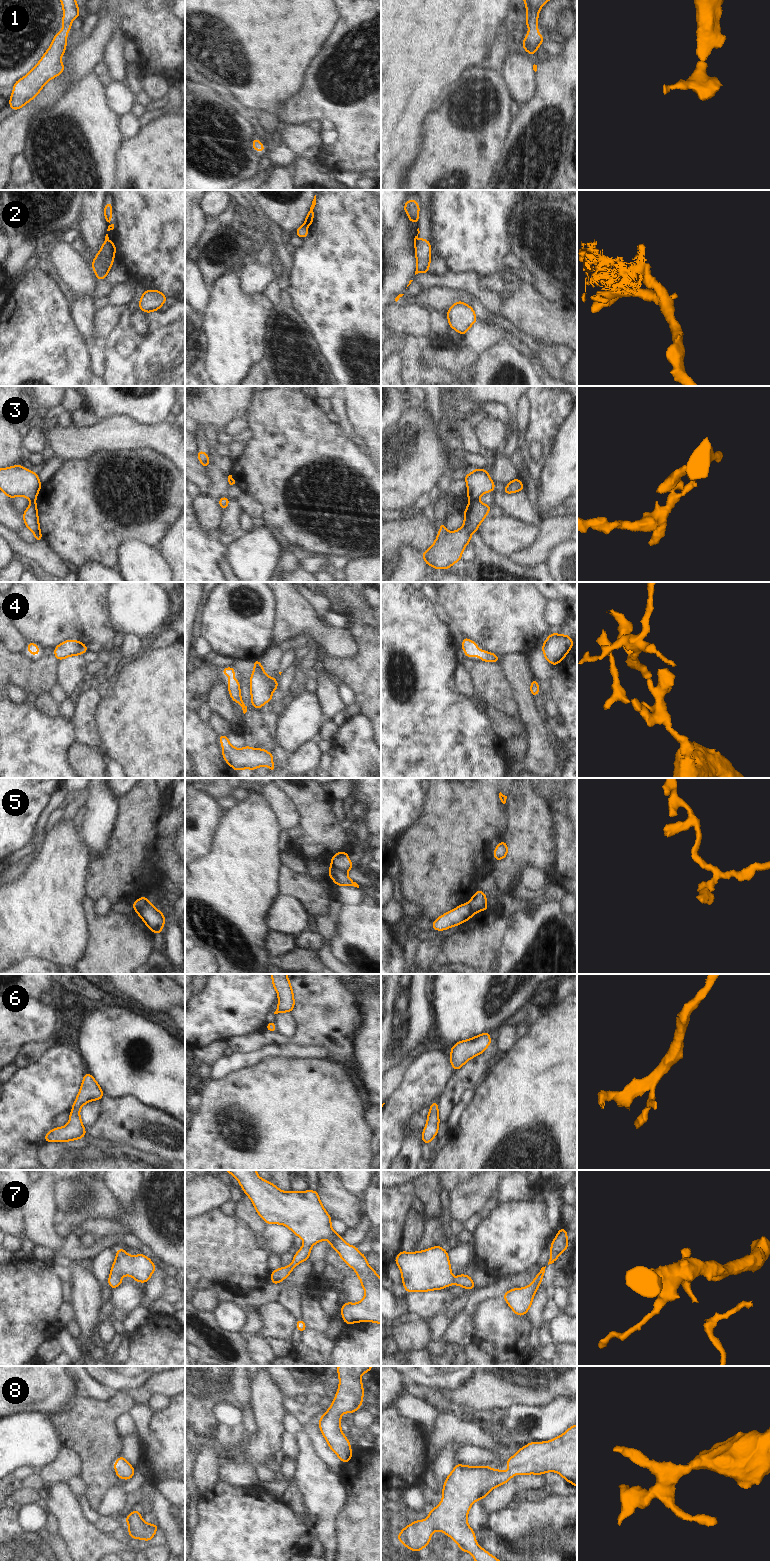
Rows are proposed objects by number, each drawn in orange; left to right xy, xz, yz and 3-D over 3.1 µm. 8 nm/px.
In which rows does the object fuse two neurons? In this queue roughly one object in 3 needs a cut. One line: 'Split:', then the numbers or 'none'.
Split: 2, 3, 5.

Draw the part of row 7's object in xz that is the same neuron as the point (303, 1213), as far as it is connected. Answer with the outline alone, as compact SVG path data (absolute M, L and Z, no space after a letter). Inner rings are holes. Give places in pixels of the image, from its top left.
M225 1170L232 1174L241 1185L245 1194L251 1199L258 1215L266 1222L266 1224L282 1224L288 1227L295 1236L303 1239L304 1243L300 1250L294 1254L292 1263L287 1267L281 1267L278 1270L272 1270L271 1283L279 1284L287 1278L291 1271L301 1262L307 1261L314 1244L328 1240L331 1248L335 1249L341 1259L356 1271L356 1277L361 1280L361 1288L365 1289L365 1297L358 1303L353 1304L346 1302L341 1307L341 1314L345 1324L353 1324L356 1322L376 1322L381 1325L381 1279L378 1274L371 1268L364 1254L360 1253L357 1246L347 1244L343 1237L338 1235L331 1228L332 1218L324 1209L317 1191L306 1190L304 1192L296 1192L291 1190L284 1192L277 1188L273 1183L260 1178L256 1170Z

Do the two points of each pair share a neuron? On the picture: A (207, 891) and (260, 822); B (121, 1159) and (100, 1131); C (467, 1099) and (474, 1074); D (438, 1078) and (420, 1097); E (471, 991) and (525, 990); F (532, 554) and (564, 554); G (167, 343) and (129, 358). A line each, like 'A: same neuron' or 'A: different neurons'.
A: same neuron
B: different neurons
C: different neurons
D: same neuron
E: same neuron
F: different neurons
G: same neuron

